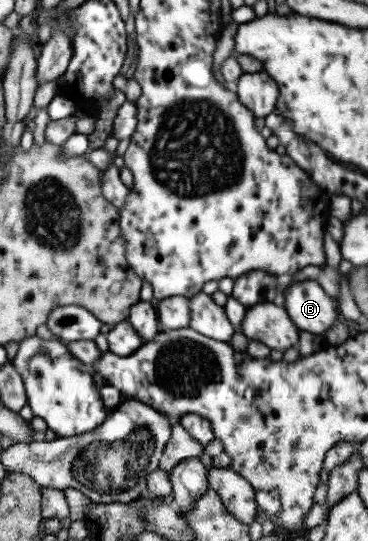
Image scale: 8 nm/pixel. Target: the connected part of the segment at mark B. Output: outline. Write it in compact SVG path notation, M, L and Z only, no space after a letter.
M306 280L288 287L282 306L299 331L323 335L337 320L333 301L316 281Z

